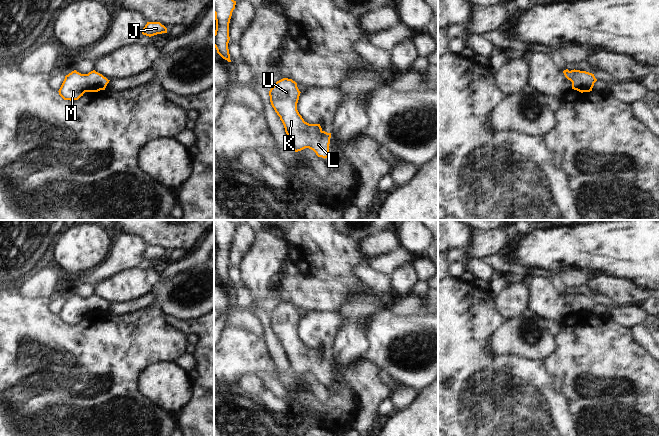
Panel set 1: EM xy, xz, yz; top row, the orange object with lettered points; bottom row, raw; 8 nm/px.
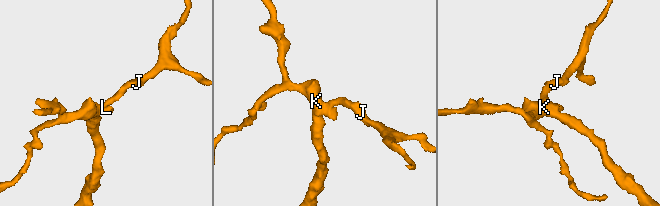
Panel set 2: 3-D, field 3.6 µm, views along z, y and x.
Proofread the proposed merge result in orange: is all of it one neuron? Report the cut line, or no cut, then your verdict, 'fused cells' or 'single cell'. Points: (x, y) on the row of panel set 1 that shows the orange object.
cut none; single cell

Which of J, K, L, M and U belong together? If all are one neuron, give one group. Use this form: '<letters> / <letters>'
J K L M U

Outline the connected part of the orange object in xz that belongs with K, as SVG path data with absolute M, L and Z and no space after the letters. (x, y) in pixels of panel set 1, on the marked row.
M283 78L269 91L271 105L284 125L289 149L298 152L309 148L325 159L329 157L331 133L323 131L320 124L304 121L297 110L300 93L295 81Z

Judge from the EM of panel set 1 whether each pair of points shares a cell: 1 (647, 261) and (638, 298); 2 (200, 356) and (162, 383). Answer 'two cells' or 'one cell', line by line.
1: two cells
2: two cells

